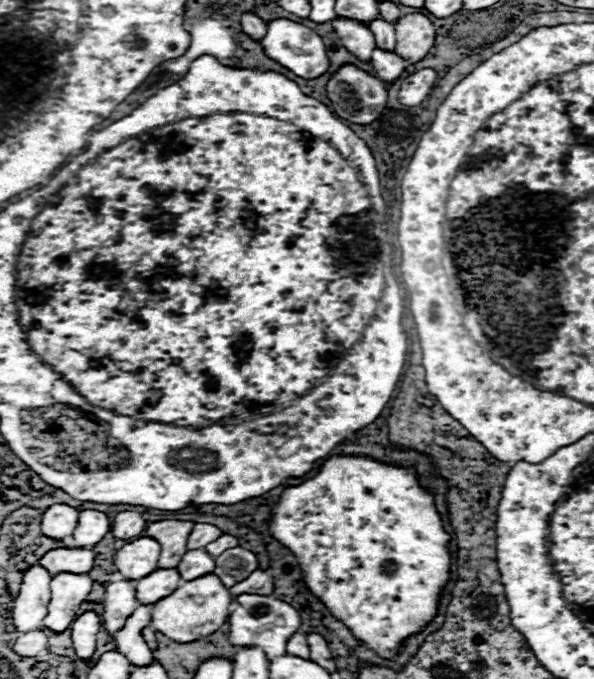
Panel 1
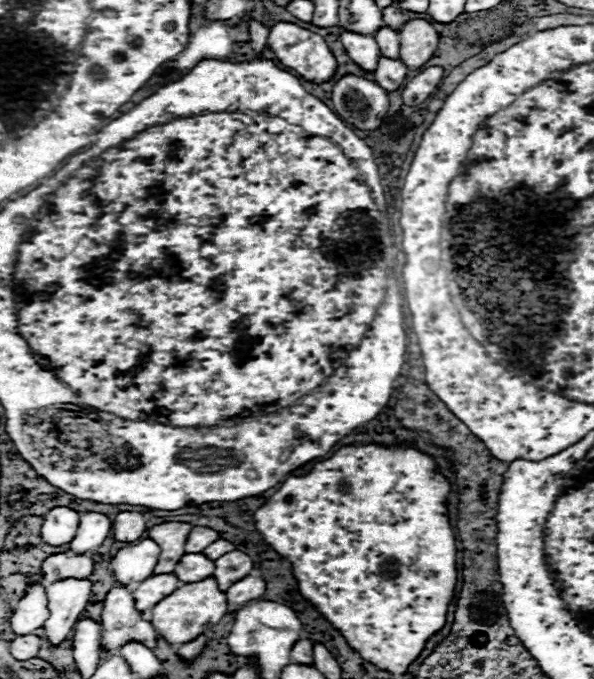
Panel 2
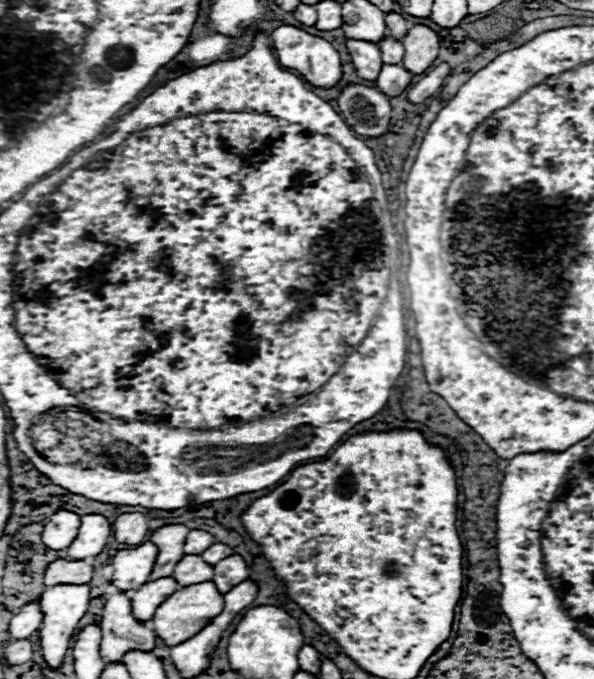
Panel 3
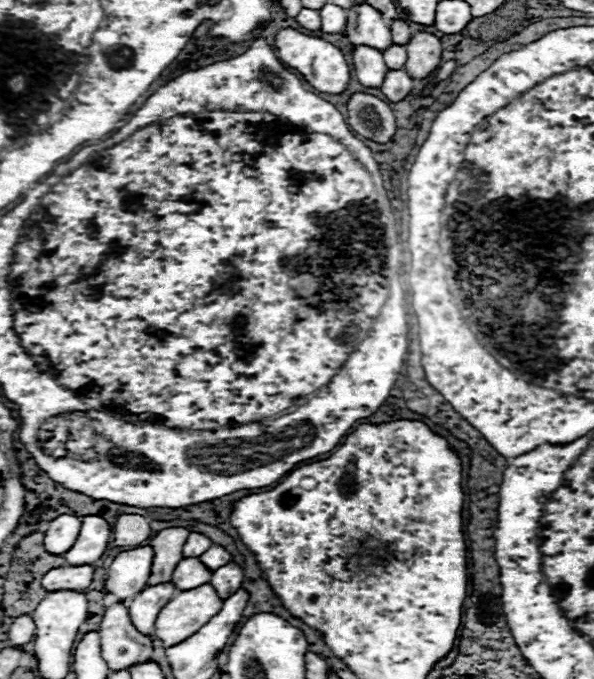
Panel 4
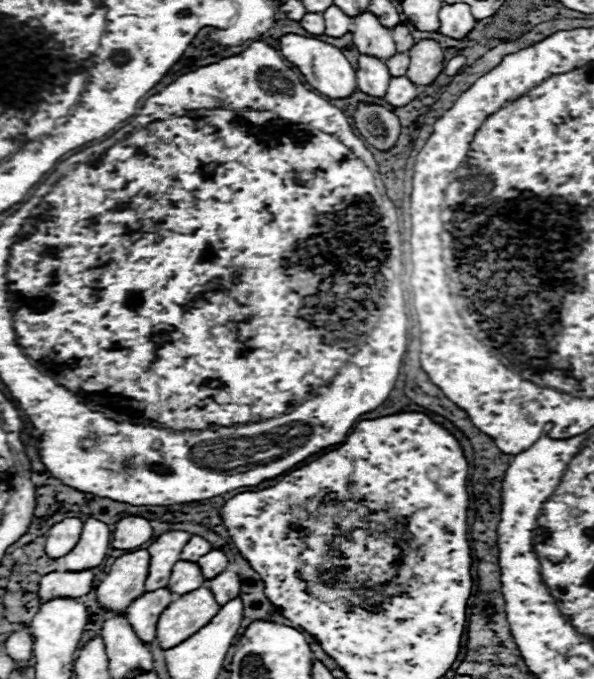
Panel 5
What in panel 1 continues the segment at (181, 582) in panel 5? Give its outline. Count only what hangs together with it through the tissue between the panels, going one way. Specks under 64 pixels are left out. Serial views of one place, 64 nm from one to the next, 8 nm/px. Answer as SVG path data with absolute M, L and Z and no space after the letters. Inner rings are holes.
M188 550L178 564L178 572L184 580L200 578L202 574L210 574L212 570L214 570L214 558L204 550Z

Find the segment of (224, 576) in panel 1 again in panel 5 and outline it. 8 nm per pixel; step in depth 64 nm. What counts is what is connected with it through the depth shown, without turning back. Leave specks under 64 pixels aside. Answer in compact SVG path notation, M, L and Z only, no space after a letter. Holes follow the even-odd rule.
M224 570L214 580L210 580L206 584L206 588L210 588L212 594L214 594L214 598L216 598L216 602L220 606L224 606L226 602L234 600L240 594L240 578L232 570Z

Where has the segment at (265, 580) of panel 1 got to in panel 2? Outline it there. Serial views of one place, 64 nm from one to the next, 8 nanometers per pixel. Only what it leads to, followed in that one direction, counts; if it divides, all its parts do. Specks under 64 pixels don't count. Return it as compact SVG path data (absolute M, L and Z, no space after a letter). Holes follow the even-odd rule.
M258 574L246 576L246 578L242 578L240 582L232 584L232 586L226 590L228 614L230 614L230 612L236 612L234 608L246 606L250 600L260 598L260 596L264 594L264 590L266 590L266 584L264 584L264 580L262 580Z

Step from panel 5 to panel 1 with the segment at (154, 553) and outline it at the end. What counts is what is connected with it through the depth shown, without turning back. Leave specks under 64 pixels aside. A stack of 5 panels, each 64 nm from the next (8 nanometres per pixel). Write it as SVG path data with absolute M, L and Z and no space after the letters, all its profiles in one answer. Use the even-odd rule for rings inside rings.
M160 520L148 524L144 534L154 538L162 546L158 568L178 566L182 554L186 554L186 540L188 534L192 532L192 526L194 526L192 522L184 522L184 520Z

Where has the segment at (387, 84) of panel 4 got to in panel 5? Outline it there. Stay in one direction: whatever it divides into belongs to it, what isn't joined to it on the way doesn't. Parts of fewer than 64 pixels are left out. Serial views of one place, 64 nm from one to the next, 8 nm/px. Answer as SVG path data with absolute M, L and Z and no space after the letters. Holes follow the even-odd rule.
M390 78L390 84L388 84L388 92L386 92L386 102L390 106L406 106L410 104L414 98L418 96L418 88L406 78Z

